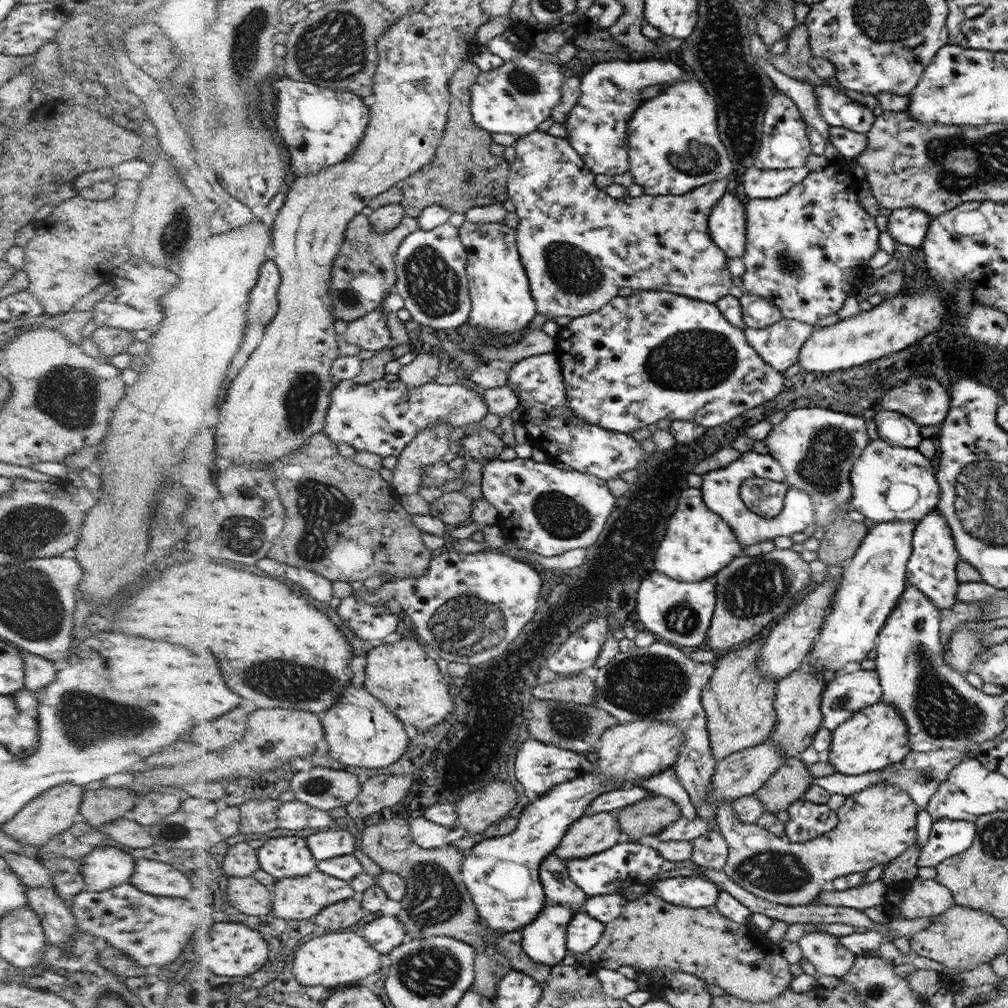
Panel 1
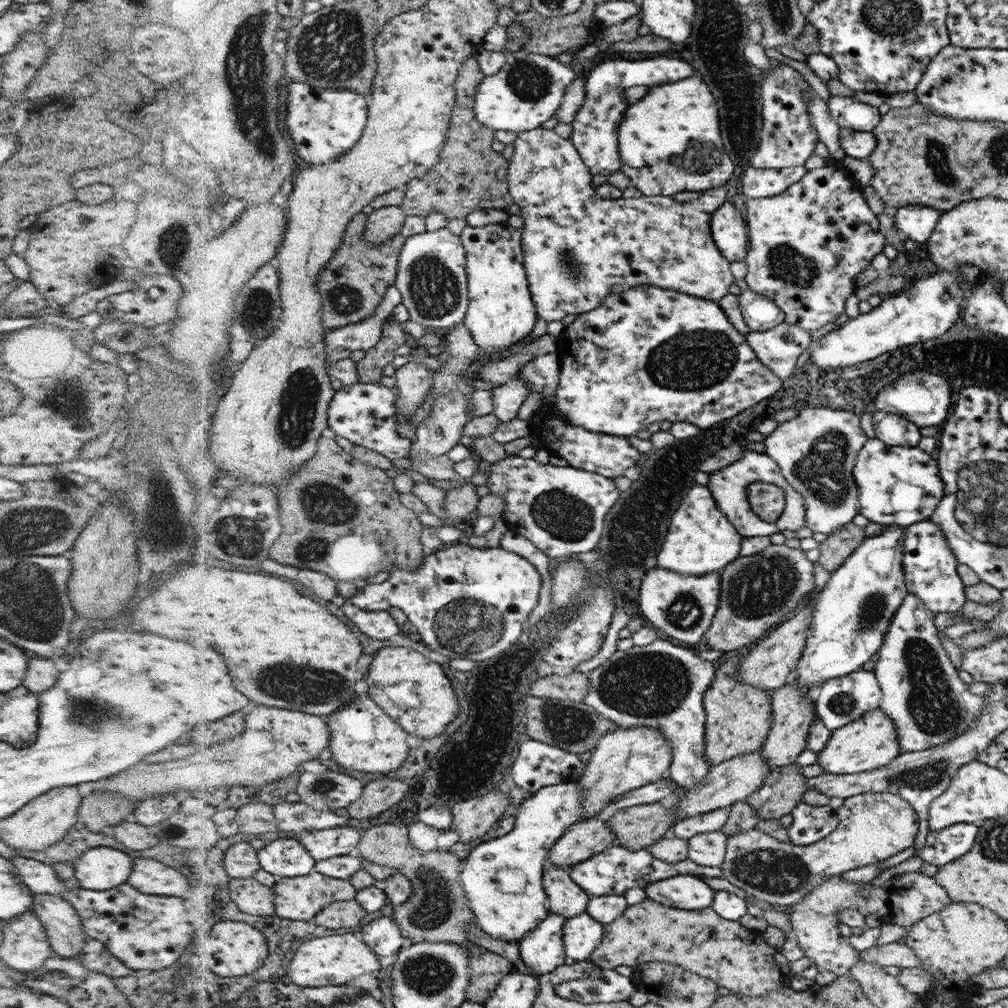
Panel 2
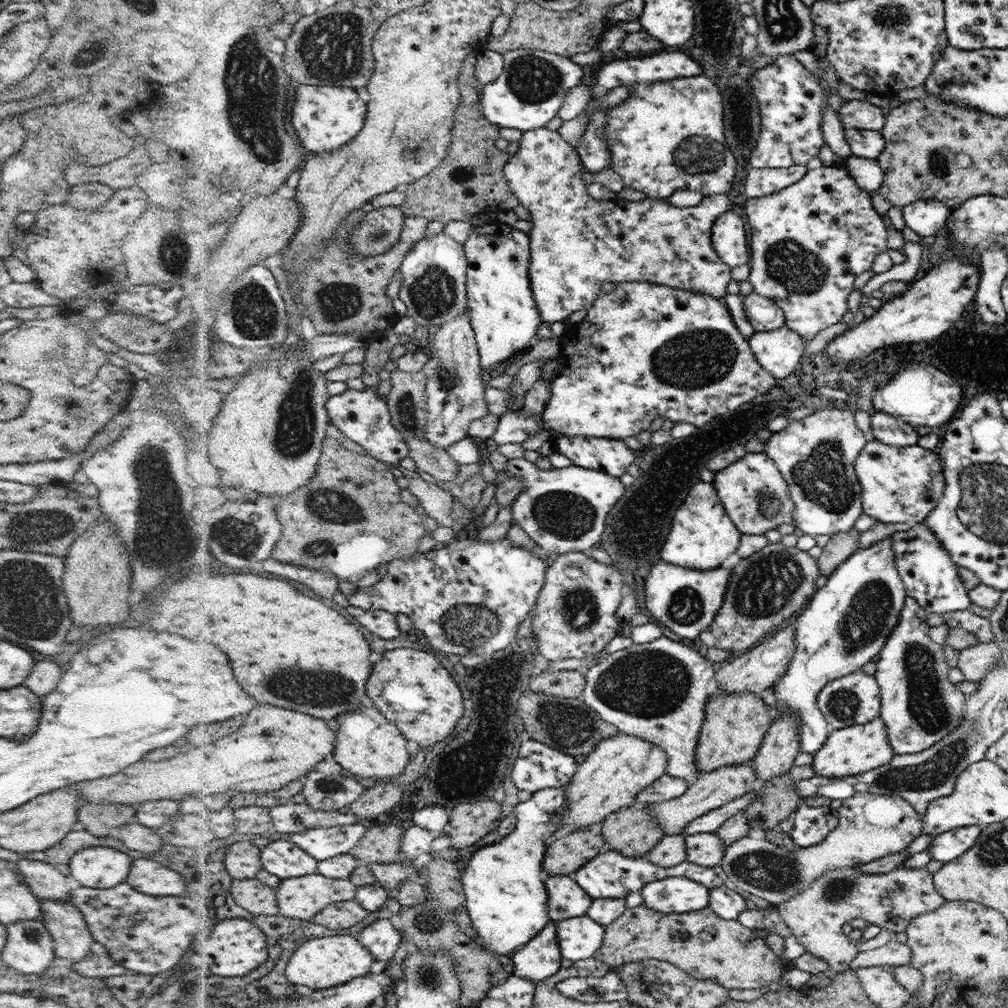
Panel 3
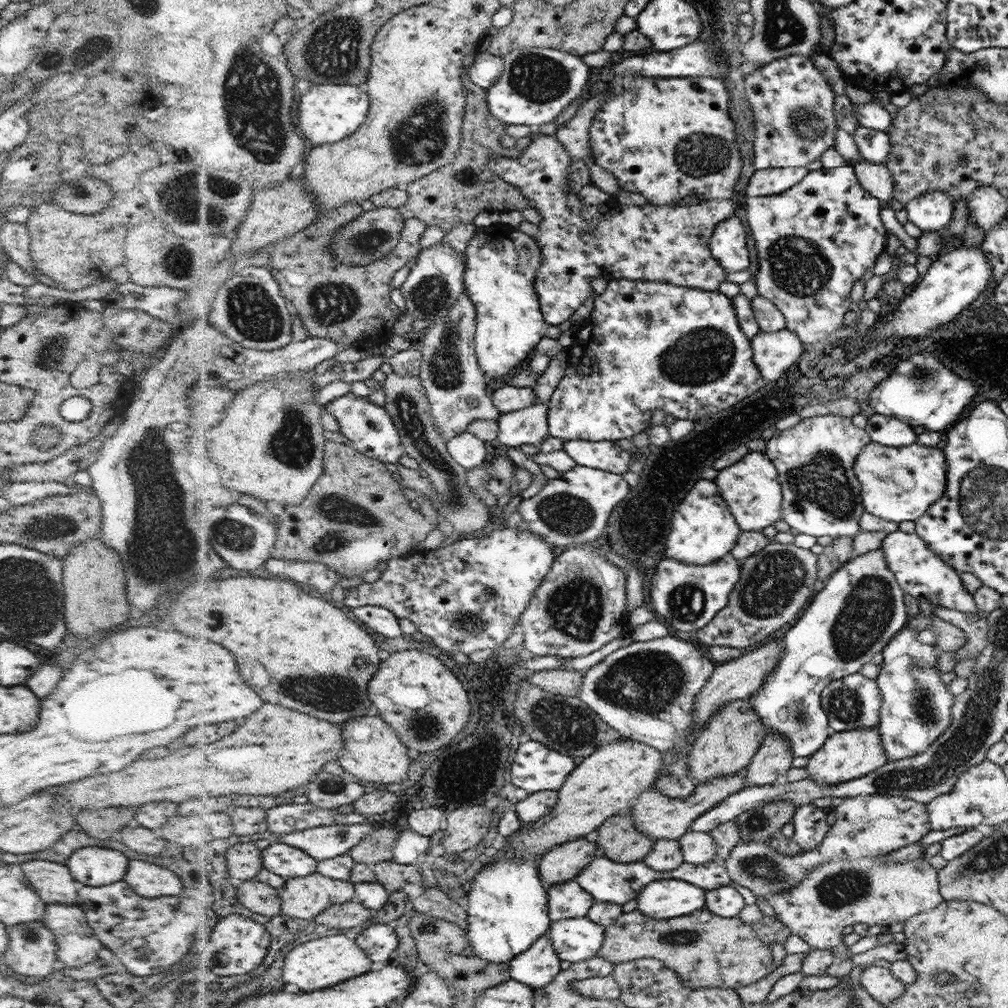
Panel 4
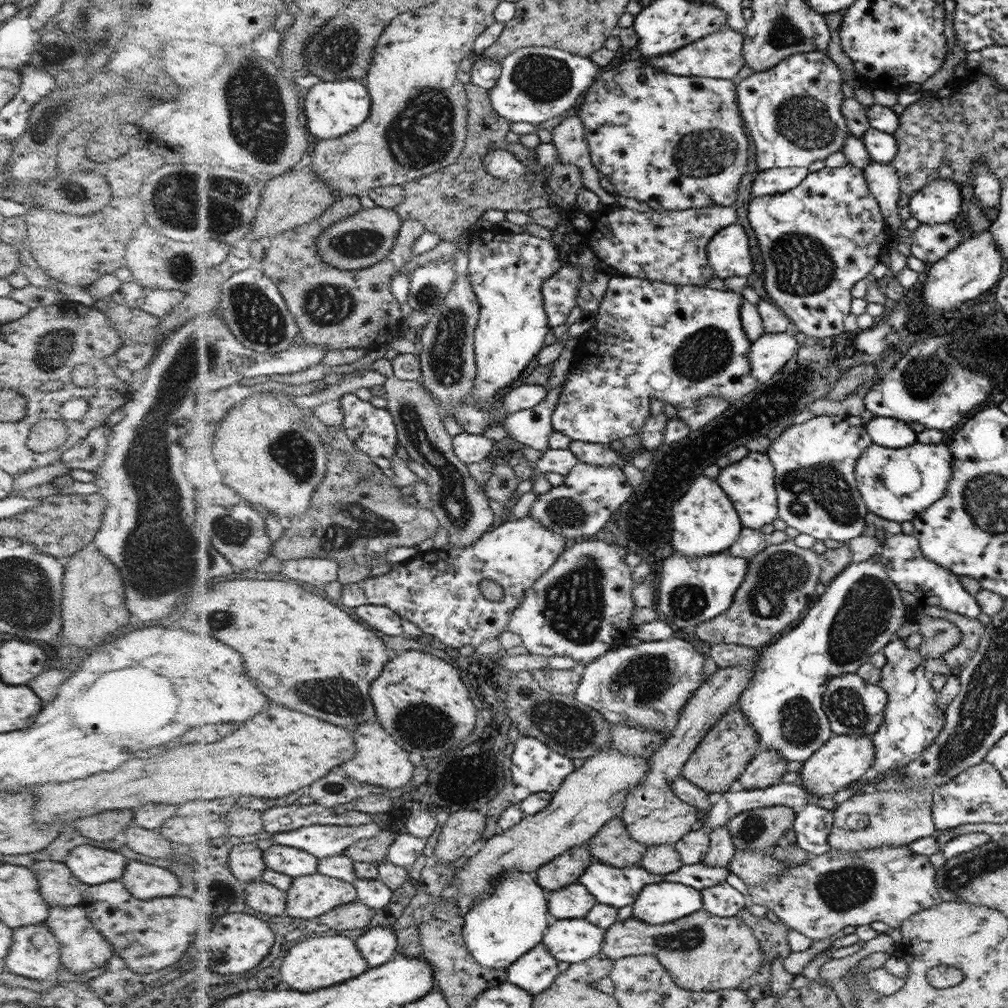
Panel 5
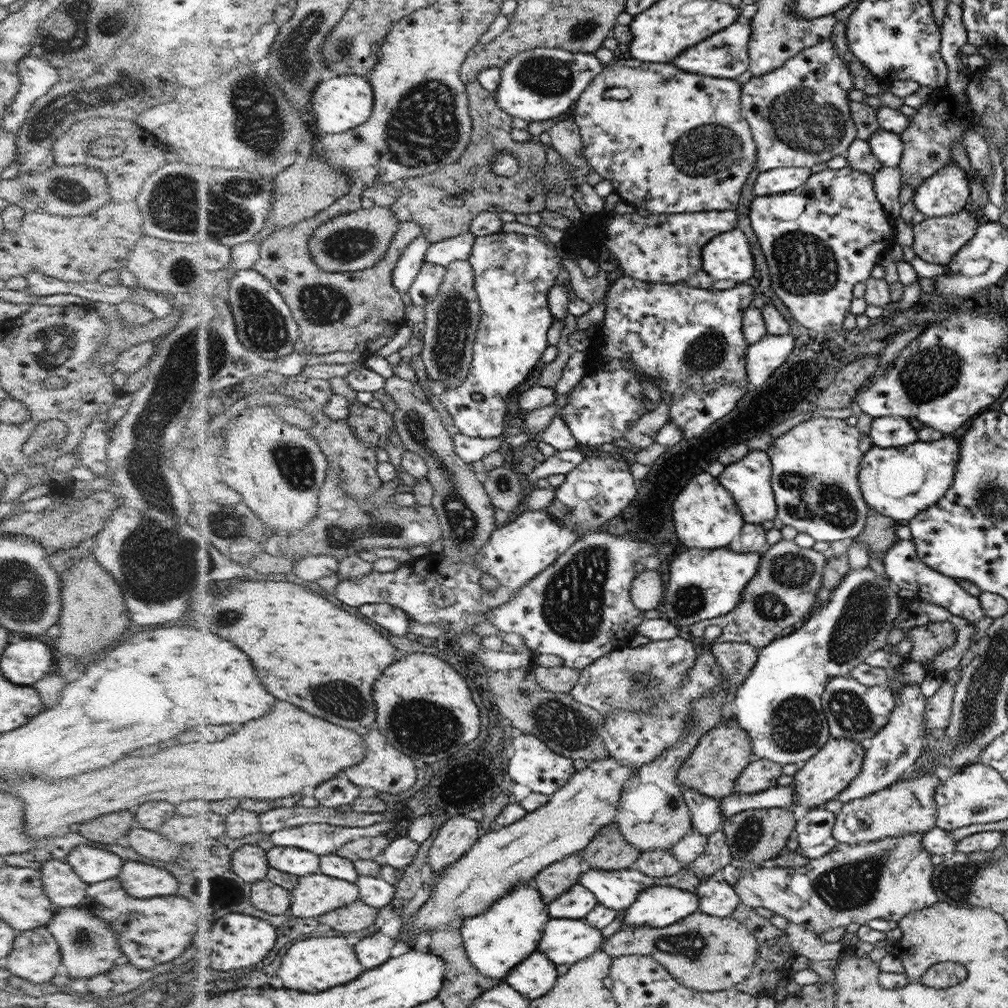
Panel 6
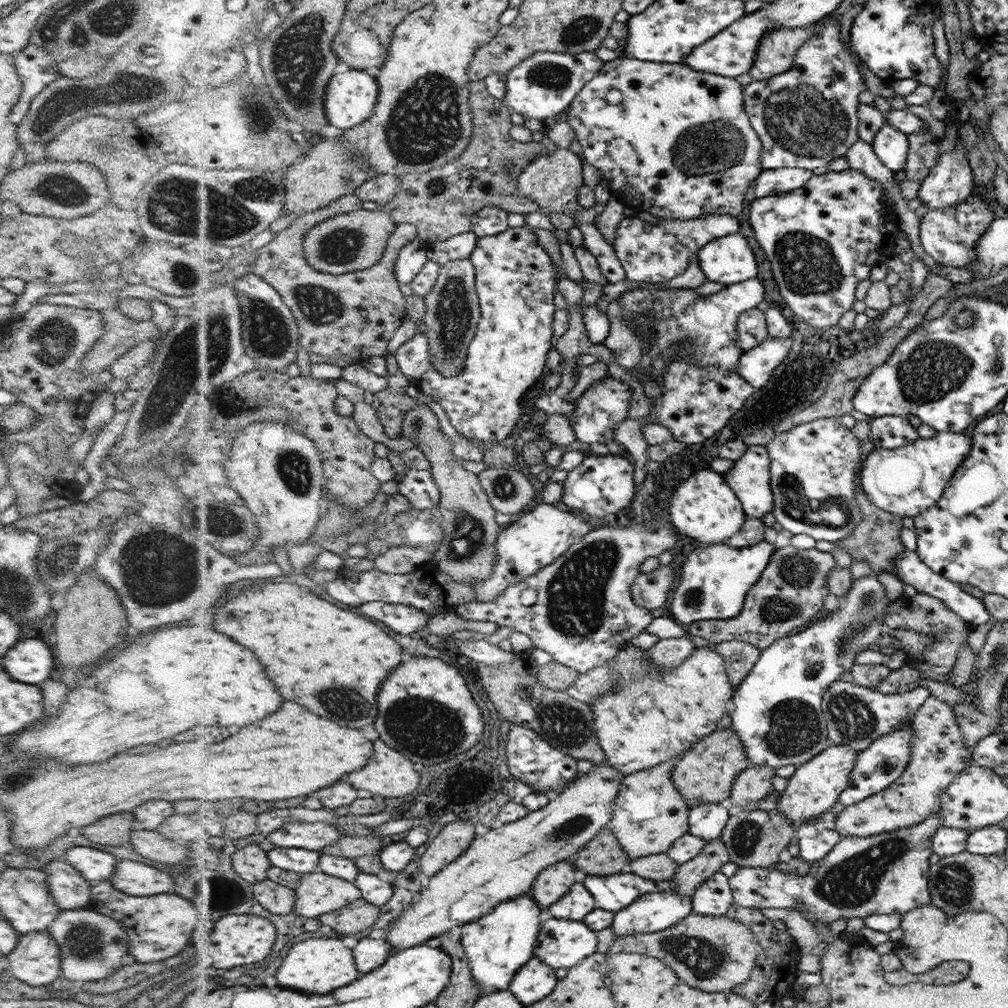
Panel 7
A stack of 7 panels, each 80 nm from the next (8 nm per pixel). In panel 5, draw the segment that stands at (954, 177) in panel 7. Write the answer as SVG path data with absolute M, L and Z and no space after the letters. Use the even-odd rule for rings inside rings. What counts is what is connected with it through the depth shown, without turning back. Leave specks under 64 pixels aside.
M948 178L931 182L918 191L908 202L912 218L917 218L921 224L944 224L958 218L961 211L961 187Z

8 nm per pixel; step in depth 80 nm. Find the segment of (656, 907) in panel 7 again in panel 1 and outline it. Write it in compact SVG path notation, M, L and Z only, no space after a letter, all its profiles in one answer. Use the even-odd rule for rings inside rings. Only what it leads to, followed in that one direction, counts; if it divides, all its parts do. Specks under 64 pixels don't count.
M669 877L654 881L648 886L650 892L665 899L666 902L693 909L716 905L721 894L712 881L700 877Z

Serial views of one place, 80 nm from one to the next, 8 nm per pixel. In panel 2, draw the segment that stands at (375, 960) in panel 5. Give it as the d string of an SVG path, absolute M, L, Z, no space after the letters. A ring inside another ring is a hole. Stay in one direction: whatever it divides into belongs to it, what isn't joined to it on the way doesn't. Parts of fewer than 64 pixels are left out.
M382 917L367 924L361 937L381 957L399 954L407 936L395 917Z

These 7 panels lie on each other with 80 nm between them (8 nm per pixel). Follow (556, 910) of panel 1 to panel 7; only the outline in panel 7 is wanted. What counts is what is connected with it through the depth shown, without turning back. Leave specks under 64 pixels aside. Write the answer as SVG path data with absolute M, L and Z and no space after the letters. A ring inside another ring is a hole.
M534 956L514 976L509 989L525 1007L534 1005L534 1002L540 1002L543 998L548 997L556 988L558 979L554 972L553 966L548 966Z

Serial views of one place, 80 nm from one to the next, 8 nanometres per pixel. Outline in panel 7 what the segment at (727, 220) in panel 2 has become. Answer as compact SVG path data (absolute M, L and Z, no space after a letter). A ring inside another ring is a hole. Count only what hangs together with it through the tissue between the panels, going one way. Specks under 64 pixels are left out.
M740 233L710 242L697 255L708 282L734 285L754 279L758 272L754 252Z

